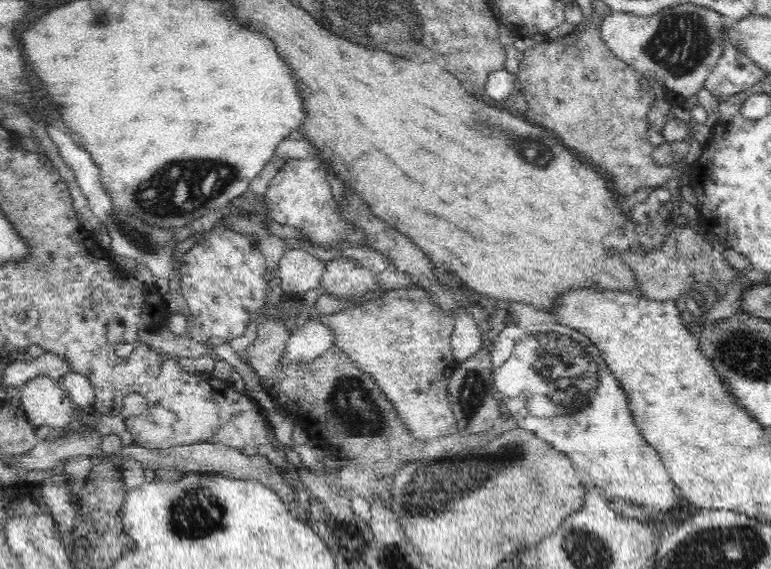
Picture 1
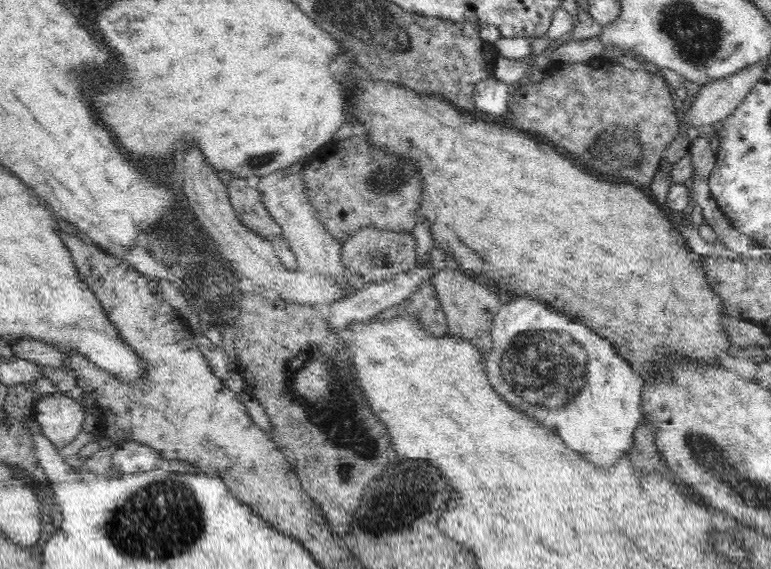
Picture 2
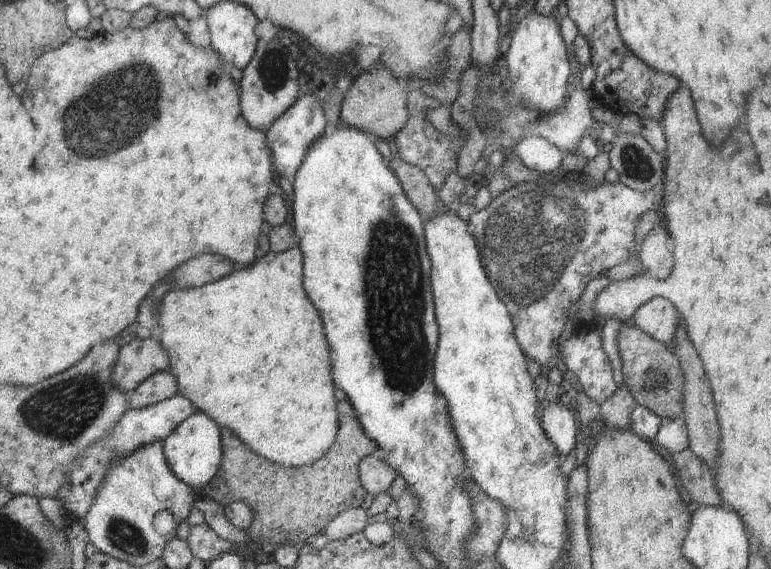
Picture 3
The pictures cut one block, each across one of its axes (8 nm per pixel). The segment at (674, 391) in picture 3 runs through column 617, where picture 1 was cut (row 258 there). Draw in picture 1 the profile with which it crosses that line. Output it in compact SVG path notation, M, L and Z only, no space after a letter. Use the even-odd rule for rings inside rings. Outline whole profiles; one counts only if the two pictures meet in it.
M337 257L325 262L326 272L321 288L337 299L348 300L378 288L378 272L360 267L346 258Z

